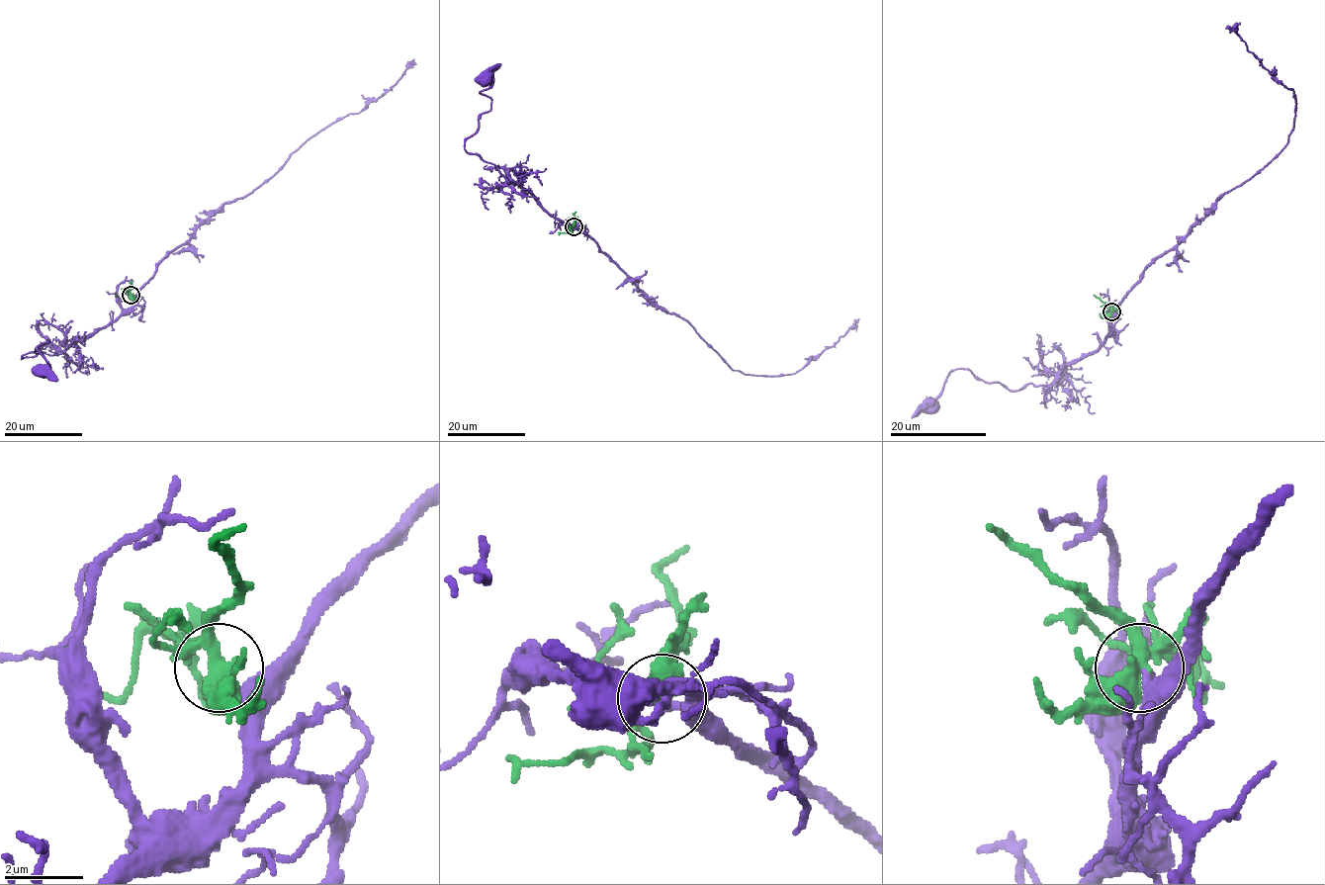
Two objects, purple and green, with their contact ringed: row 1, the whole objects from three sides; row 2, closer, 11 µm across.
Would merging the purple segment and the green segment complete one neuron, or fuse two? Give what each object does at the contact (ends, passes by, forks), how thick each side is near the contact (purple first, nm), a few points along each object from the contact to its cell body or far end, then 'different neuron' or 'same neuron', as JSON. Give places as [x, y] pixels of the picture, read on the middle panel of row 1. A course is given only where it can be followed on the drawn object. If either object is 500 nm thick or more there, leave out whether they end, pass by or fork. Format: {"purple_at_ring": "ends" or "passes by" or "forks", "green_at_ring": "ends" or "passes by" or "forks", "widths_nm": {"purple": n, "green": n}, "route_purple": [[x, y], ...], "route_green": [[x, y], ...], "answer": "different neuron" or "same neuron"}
{"purple_at_ring": "ends", "green_at_ring": "forks", "widths_nm": {"purple": 260, "green": 400}, "route_purple": [[574, 226], [466, 150], [479, 117], [490, 110], [491, 100], [480, 92], [491, 83], [485, 79]], "route_green": [[574, 226], [563, 233], [558, 232]], "answer": "same neuron"}

